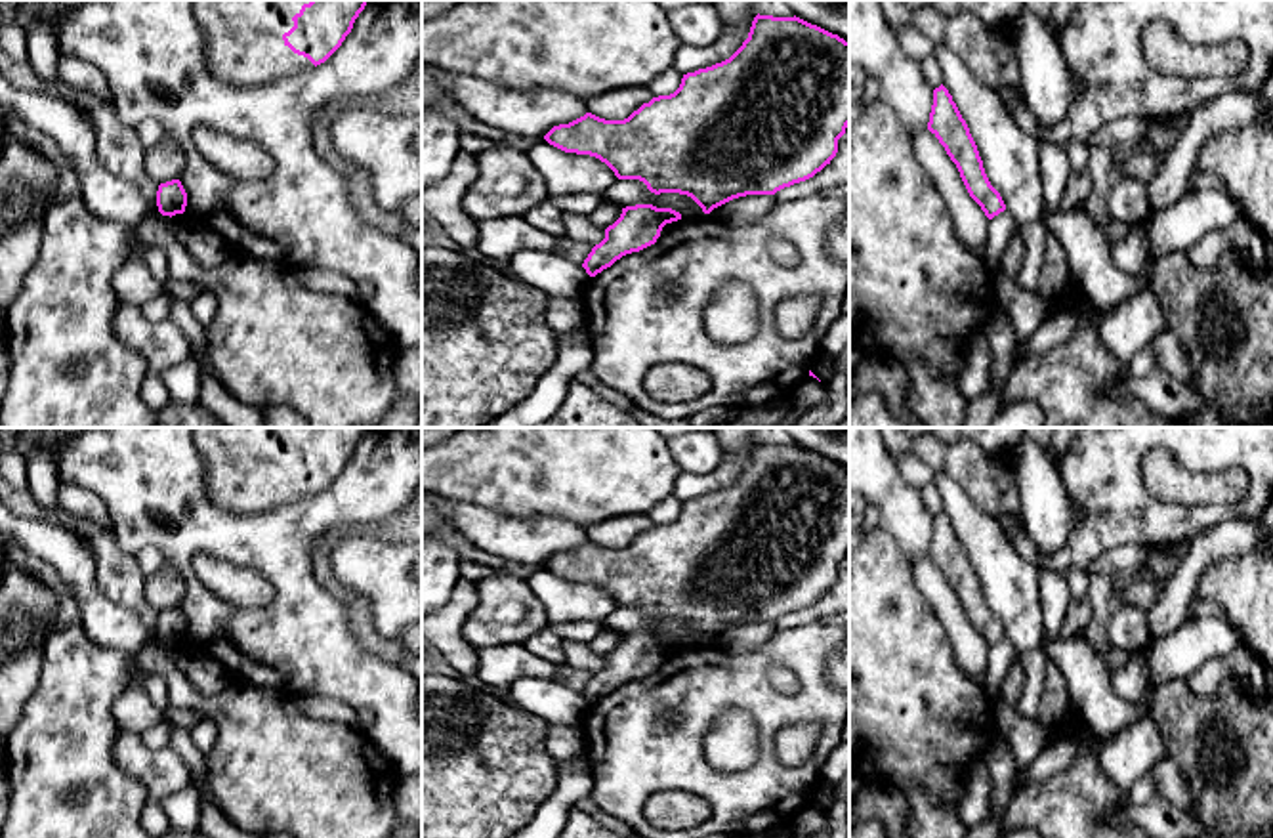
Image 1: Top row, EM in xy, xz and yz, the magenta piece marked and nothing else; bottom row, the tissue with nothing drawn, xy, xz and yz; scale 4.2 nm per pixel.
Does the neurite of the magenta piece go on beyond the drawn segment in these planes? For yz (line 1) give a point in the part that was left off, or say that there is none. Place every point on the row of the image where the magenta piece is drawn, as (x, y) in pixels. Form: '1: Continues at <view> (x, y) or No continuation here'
1: No continuation here

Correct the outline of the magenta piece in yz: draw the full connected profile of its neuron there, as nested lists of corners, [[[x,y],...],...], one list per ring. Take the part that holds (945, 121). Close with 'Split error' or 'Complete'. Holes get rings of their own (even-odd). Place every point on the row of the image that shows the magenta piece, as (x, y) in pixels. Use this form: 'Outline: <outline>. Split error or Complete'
Outline: [[[943,84],[933,90],[928,130],[945,147],[947,155],[956,164],[970,197],[981,206],[985,216],[992,220],[1004,212],[1006,204],[985,174],[970,128]]]. Complete

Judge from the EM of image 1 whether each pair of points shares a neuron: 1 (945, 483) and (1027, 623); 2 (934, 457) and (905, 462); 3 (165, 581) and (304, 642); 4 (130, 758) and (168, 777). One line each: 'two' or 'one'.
1: one
2: two
3: two
4: one

